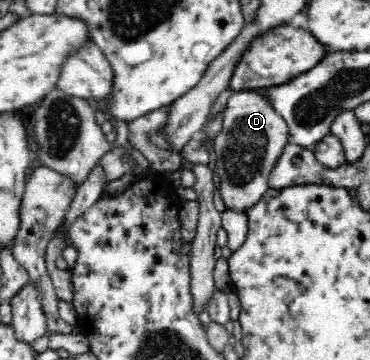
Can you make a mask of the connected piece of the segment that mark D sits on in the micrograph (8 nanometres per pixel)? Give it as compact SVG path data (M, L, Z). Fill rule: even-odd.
M256 89L234 91L221 114L221 127L215 134L214 152L216 179L219 193L226 208L246 213L266 192L266 177L280 156L284 145L289 142L286 119L274 109L265 95Z

